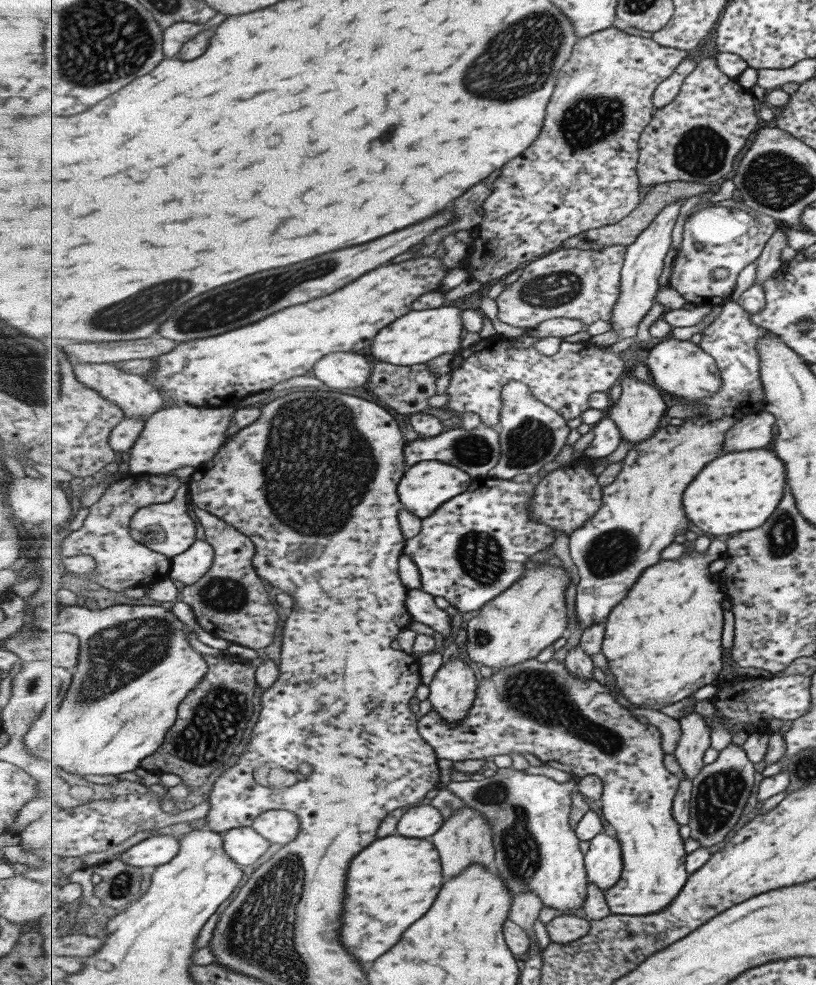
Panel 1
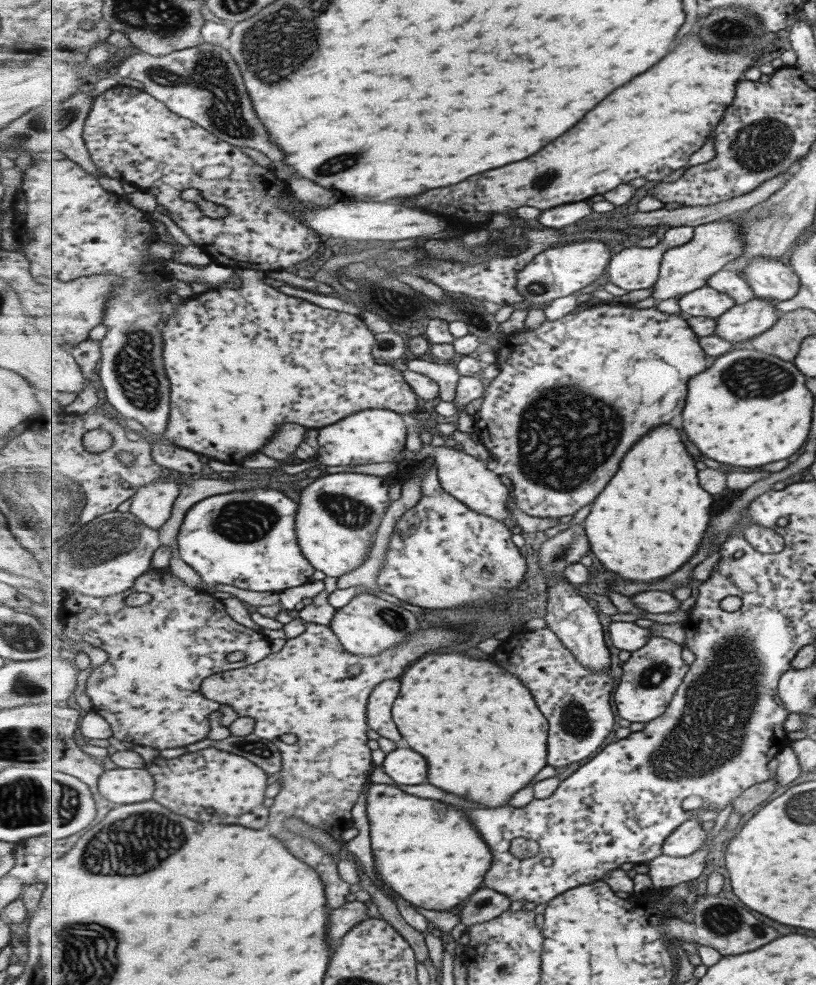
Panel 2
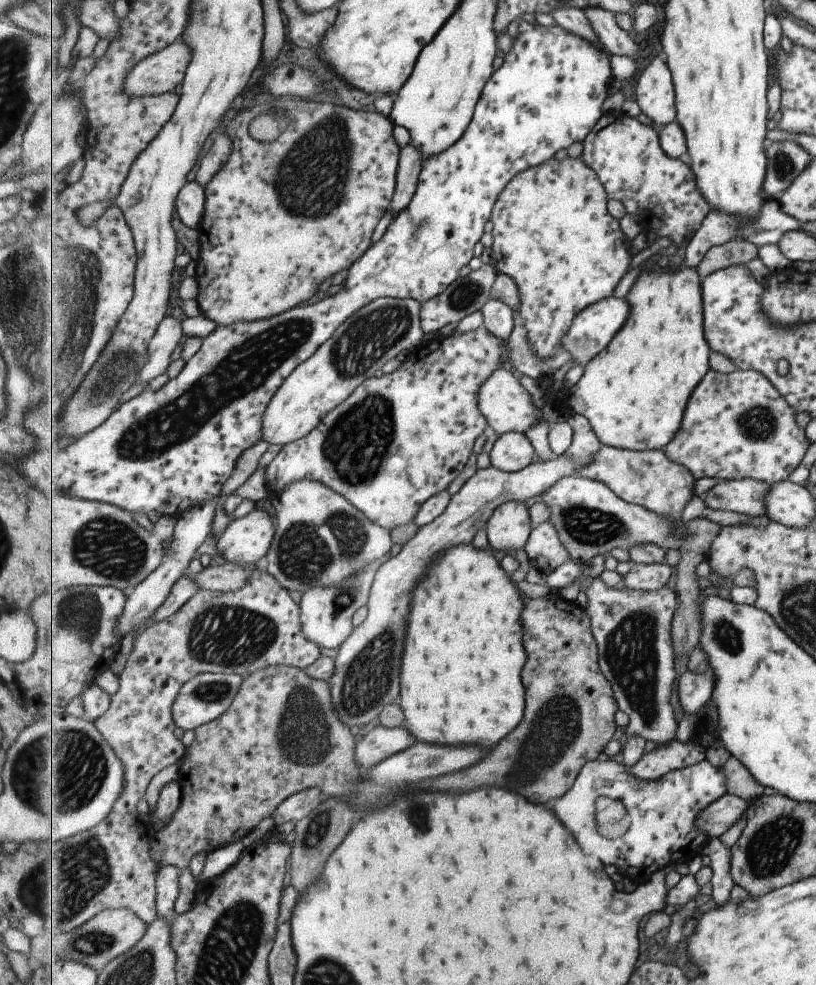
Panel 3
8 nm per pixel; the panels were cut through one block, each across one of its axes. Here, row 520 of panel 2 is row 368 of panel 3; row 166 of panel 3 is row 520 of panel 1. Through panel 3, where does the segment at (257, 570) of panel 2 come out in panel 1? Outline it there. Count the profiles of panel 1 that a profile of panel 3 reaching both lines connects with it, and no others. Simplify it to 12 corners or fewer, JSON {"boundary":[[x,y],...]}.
{"boundary":[[477,477],[422,519],[422,591],[481,610],[549,552],[533,479]]}

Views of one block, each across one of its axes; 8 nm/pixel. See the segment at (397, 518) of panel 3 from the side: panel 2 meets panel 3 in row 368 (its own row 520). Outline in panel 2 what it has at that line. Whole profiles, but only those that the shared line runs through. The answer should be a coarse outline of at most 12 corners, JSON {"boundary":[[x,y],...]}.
{"boundary":[[434,460],[378,588],[421,608],[491,602],[527,560]]}

